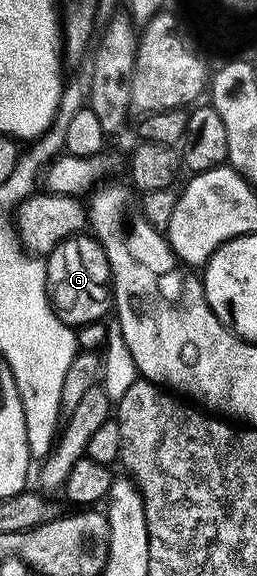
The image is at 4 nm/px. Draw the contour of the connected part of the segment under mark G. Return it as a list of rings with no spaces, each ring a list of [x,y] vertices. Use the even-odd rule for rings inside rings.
[[[83,232],[66,238],[60,244],[54,246],[54,251],[45,255],[46,263],[46,295],[54,315],[62,321],[65,326],[77,328],[87,326],[93,322],[101,322],[111,313],[114,304],[114,281],[110,275],[108,256],[104,256],[104,248],[98,239],[89,233]]]

